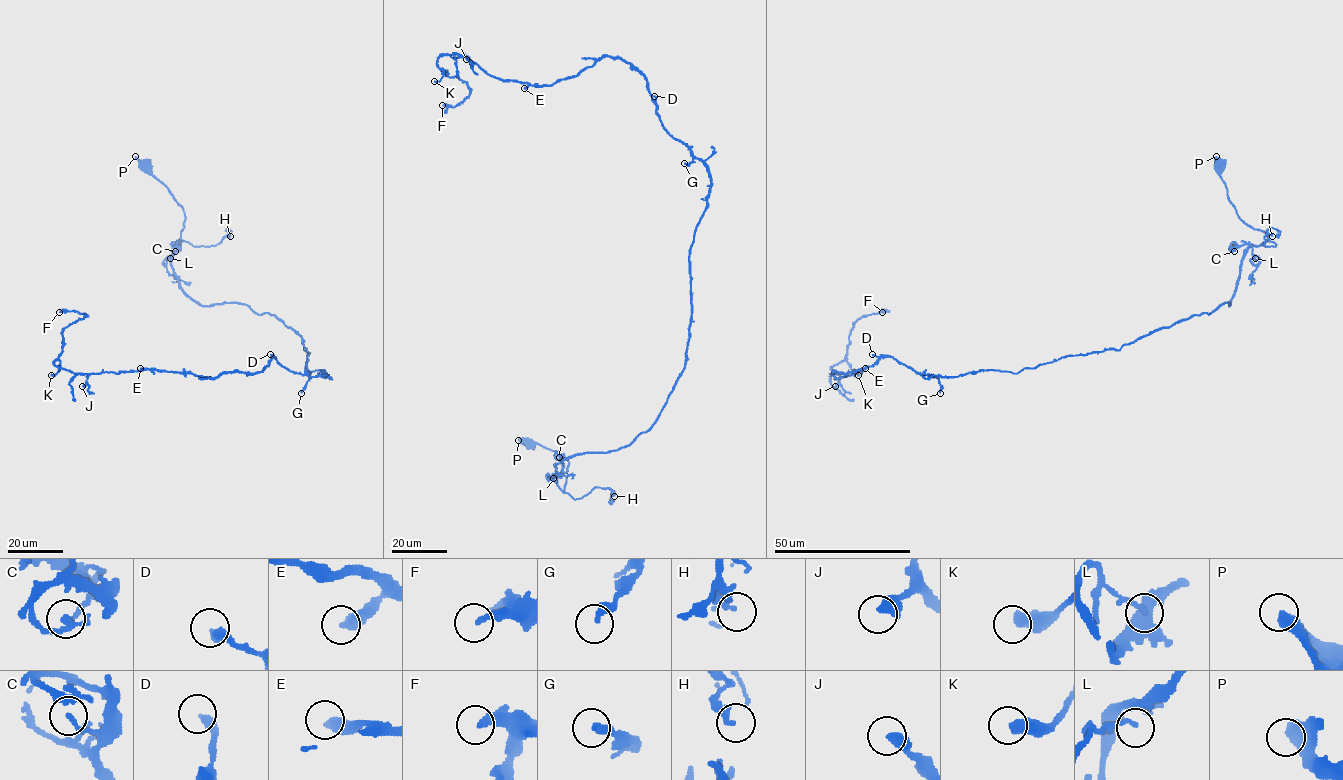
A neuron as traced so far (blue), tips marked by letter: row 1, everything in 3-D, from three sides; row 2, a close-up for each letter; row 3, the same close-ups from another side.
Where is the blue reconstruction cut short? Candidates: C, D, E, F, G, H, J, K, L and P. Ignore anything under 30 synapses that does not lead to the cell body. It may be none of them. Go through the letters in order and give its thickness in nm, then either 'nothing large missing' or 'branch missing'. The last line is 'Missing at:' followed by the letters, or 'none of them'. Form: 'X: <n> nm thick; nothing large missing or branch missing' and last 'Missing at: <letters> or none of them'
C: 170 nm thick; nothing large missing
D: 360 nm thick; nothing large missing
E: 440 nm thick; nothing large missing
F: 280 nm thick; nothing large missing
G: 300 nm thick; nothing large missing
H: 220 nm thick; nothing large missing
J: 480 nm thick; nothing large missing
K: 480 nm thick; nothing large missing
L: 120 nm thick; nothing large missing
P: 600 nm thick; nothing large missing
Missing at: none of them

